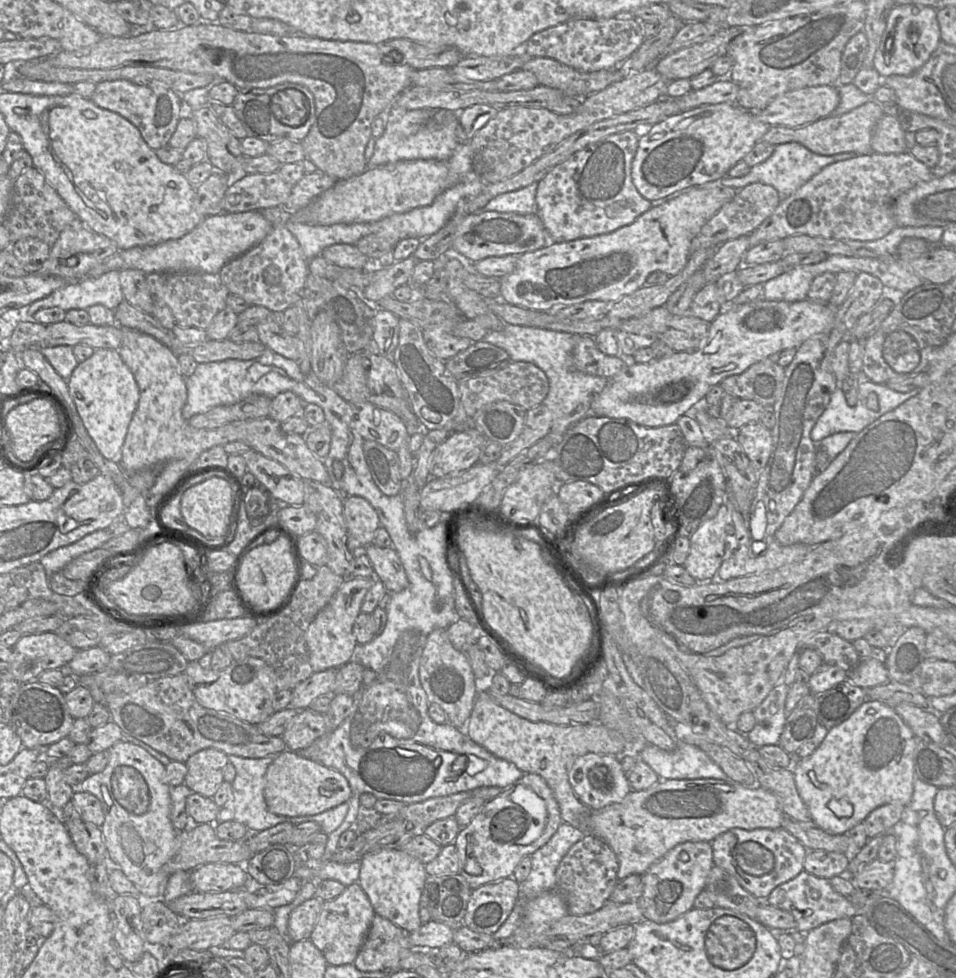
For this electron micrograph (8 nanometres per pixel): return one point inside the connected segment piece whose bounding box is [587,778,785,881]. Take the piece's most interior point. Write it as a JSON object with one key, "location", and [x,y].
{"location":[641,828]}

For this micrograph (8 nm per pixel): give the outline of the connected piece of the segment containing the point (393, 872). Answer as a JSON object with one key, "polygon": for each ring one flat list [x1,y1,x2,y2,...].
{"polygon":[[383,849,380,851,368,853,362,858,358,884,361,886,361,888,367,895,375,914,388,919,393,924,397,925,398,927,404,929,407,932,412,932,412,931,418,929,422,925,422,922,419,917,420,898,421,898,422,890,424,888,424,883,425,883,427,876,428,875,425,870,425,865,422,862,420,862,418,859,412,857,411,855,407,854,406,852,404,852,400,849]]}

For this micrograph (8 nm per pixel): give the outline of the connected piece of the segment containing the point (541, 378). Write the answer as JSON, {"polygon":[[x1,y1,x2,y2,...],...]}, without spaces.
{"polygon":[[518,361,511,362,494,373,464,379,458,382,458,390,461,407,470,421,480,408,497,401,507,401,519,405,527,411,540,405,549,392,549,380,538,366]]}

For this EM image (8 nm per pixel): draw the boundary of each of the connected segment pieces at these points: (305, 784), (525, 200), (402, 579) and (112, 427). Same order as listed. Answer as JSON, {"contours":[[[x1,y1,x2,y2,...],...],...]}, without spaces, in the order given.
{"contours":[[[290,750,280,752,265,774,265,802,268,810,279,816,319,814,348,802,350,797,351,788,341,773]],[[538,182,524,188,500,194,491,199,486,206,477,212,497,211,521,215,537,213,536,191]],[[368,545,363,552,368,556,374,577,381,581,388,593,397,593,409,585,404,567,394,548,380,548]],[[95,350,90,358,77,365,67,384,77,412,99,452,108,460,118,460,140,398,137,382,119,352]]]}

